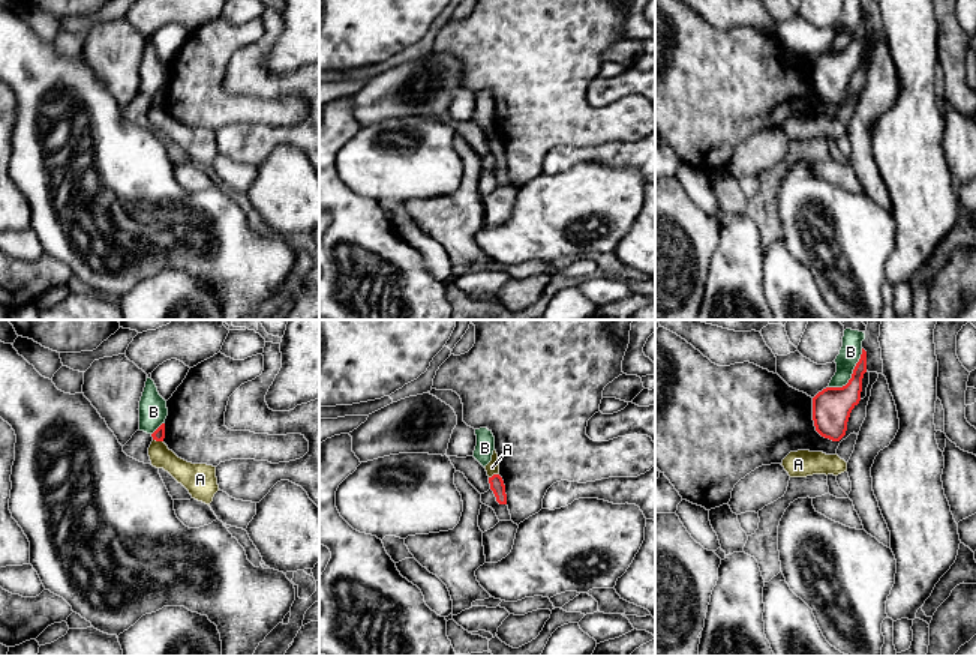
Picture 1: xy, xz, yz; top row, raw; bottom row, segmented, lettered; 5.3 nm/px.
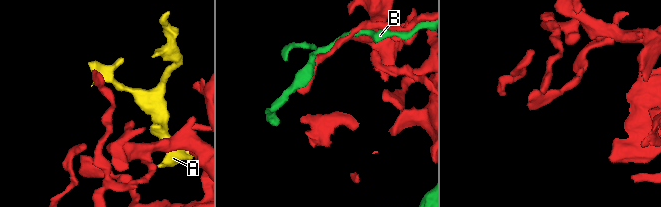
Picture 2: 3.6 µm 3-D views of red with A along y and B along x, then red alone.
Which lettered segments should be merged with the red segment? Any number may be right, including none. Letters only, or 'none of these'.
A

